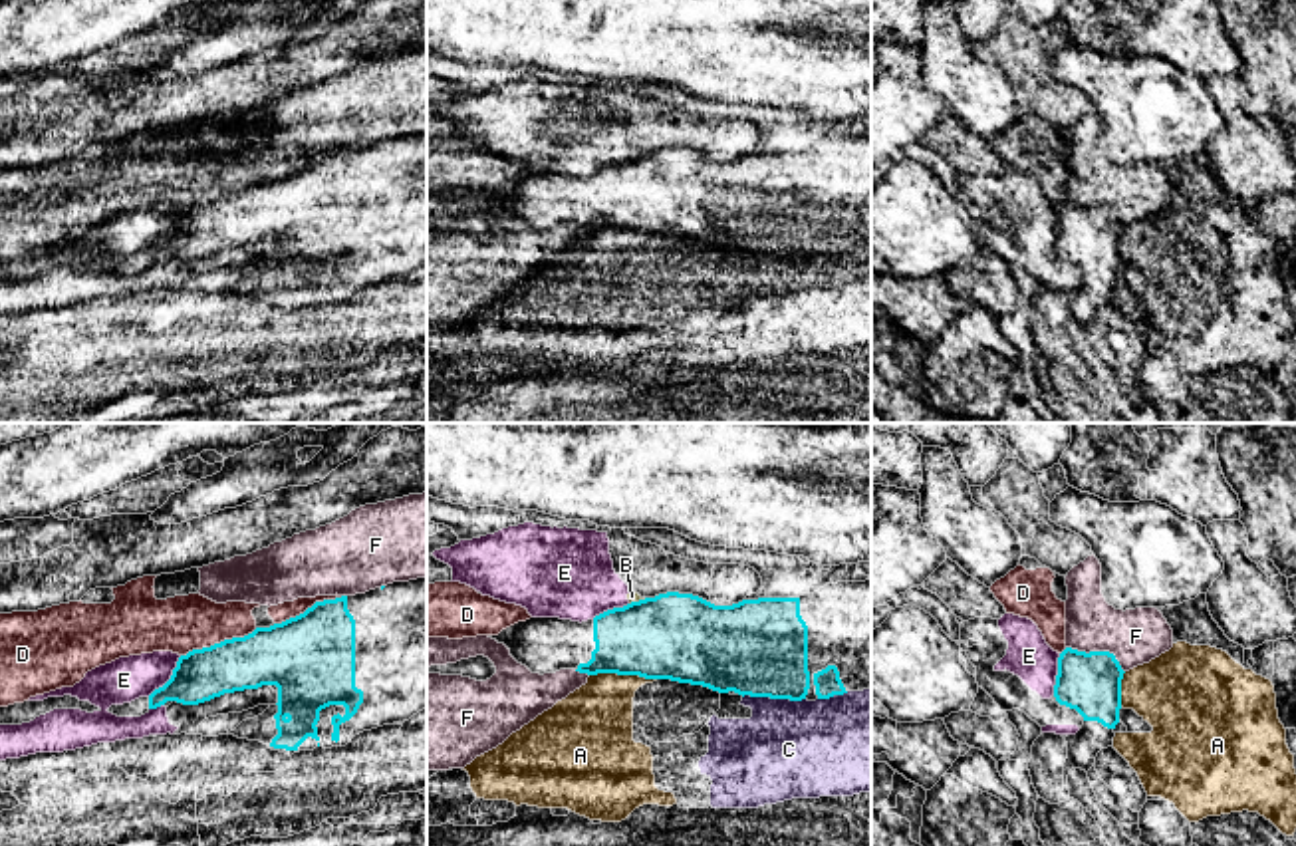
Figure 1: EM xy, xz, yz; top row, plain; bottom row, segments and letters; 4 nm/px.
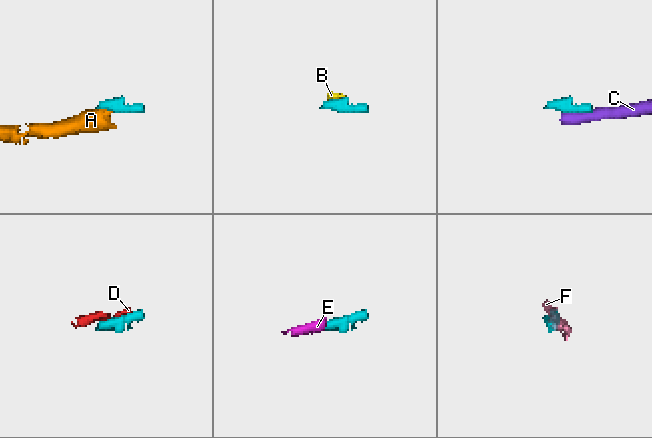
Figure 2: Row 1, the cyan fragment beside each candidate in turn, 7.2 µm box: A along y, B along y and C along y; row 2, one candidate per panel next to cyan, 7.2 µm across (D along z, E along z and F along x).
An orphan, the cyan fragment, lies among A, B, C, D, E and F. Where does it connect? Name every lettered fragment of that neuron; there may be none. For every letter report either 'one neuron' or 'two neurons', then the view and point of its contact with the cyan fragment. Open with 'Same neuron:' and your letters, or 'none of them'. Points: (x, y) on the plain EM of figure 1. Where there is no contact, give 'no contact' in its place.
Same neuron: none of them
A: two neurons; meets cyan in xz at (624, 229)
B: two neurons; meets cyan in xz at (640, 155)
C: two neurons; meets cyan in xz at (775, 253)
D: two neurons; meets cyan in xy at (221, 197)
E: two neurons; meets cyan in xy at (171, 233)
F: two neurons; meets cyan in yz at (1098, 207)

